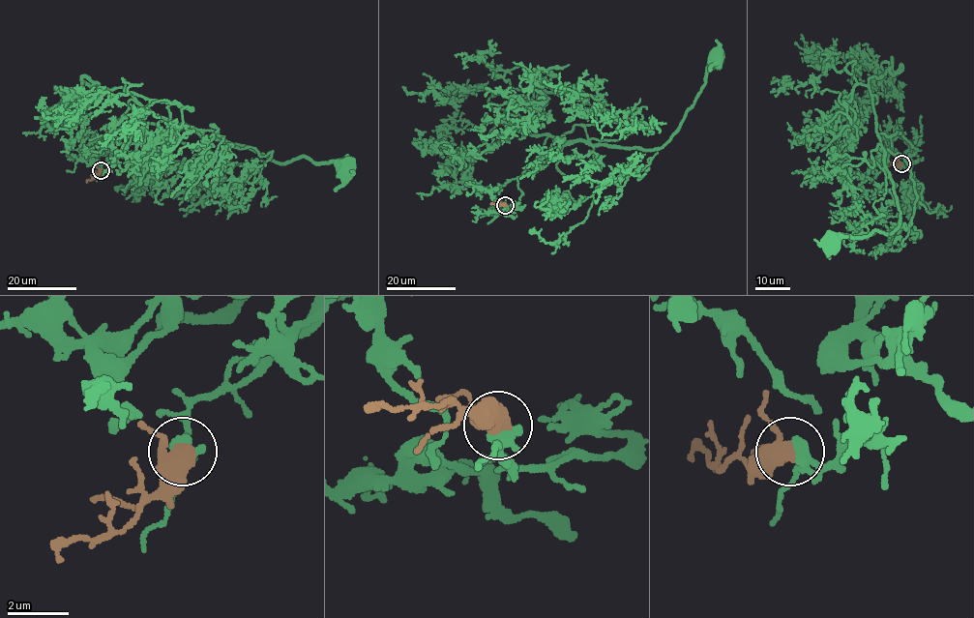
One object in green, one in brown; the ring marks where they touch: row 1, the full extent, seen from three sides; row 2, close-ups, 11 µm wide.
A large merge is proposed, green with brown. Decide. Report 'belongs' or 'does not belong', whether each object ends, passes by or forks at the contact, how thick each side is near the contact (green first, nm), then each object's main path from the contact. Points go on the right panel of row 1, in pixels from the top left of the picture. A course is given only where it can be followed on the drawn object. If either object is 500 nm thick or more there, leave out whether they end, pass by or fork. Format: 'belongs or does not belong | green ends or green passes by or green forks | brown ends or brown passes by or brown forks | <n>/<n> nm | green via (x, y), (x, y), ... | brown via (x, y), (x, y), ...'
belongs | 420/550 nm | green via (901, 164), (917, 150), (897, 132), (877, 134), (898, 226), (834, 241) | brown via (901, 164), (889, 164)

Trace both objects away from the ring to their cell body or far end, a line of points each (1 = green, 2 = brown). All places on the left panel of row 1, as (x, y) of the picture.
1: (101, 170), (123, 130), (161, 121), (246, 145), (284, 163), (301, 157), (346, 166)
2: (101, 170), (94, 179), (86, 182)

